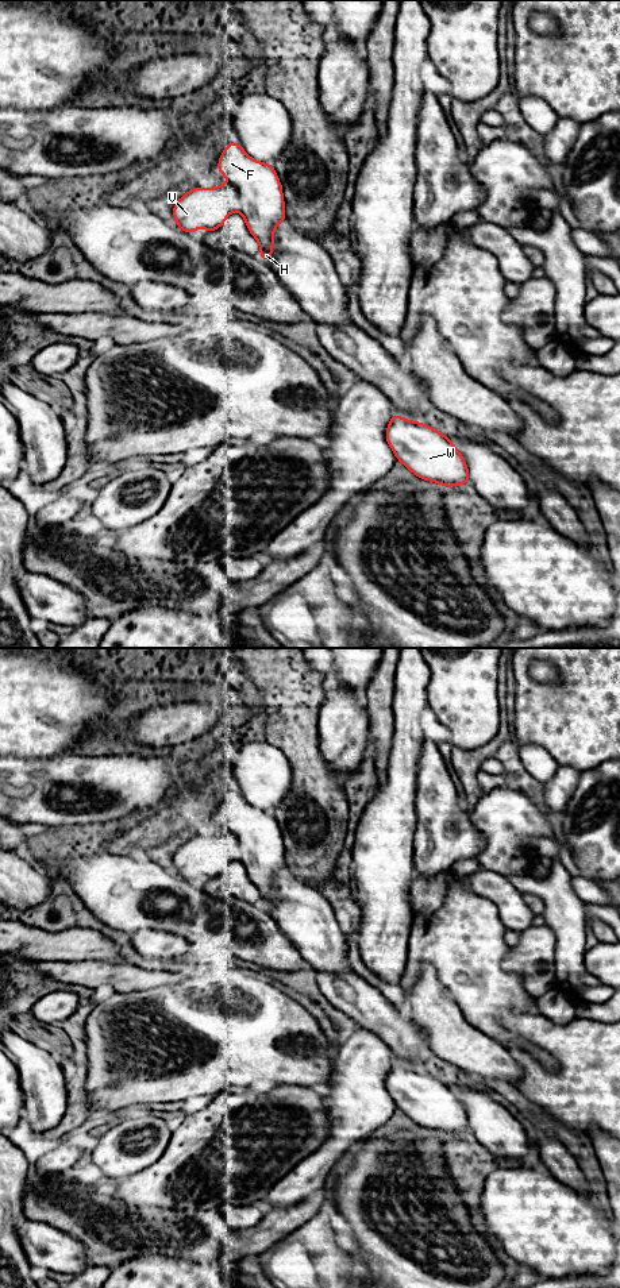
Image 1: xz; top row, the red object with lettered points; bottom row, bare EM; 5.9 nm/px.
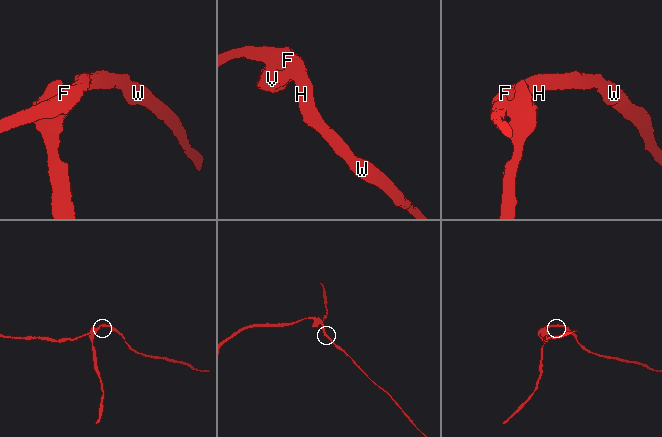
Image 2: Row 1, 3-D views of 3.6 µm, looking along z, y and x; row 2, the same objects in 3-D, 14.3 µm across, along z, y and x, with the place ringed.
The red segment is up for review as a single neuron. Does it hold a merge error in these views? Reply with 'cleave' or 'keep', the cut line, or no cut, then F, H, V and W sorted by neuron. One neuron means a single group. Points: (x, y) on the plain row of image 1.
cleave; cut in xz along (230, 830), (238, 840), (239, 853); F H W / V

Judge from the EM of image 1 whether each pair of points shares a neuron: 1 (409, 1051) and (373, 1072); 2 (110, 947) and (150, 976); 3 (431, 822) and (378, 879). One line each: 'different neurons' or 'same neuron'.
1: different neurons
2: same neuron
3: different neurons

